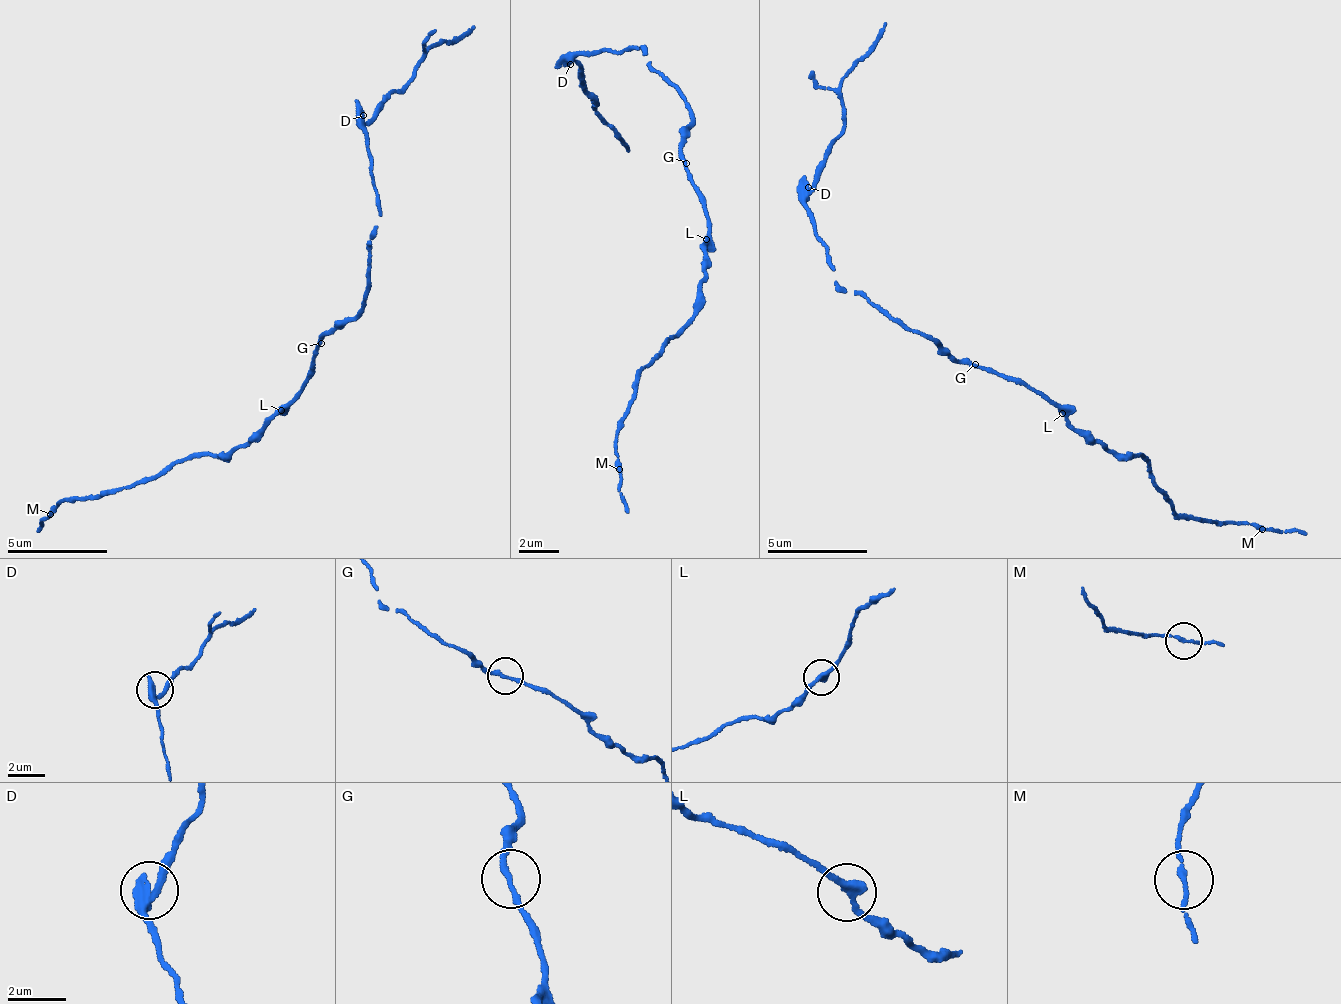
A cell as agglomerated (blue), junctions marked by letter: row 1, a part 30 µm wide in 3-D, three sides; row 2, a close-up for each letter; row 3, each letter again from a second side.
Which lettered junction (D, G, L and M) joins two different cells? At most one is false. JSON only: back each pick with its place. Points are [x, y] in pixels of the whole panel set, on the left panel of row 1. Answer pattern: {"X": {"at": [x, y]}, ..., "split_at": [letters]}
{"D": {"at": [363, 115]}, "split_at": ["D"]}

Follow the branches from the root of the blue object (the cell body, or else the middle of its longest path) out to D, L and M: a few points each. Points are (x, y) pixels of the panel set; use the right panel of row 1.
D: (968, 365), (950, 362), (935, 342), (838, 287), (827, 241), (813, 234), (806, 211), (808, 186)
L: (968, 365), (992, 368), (1019, 378), (1042, 397), (1060, 405), (1062, 413)
M: (968, 365), (1019, 378), (1104, 447), (1142, 457), (1179, 512), (1261, 527)

